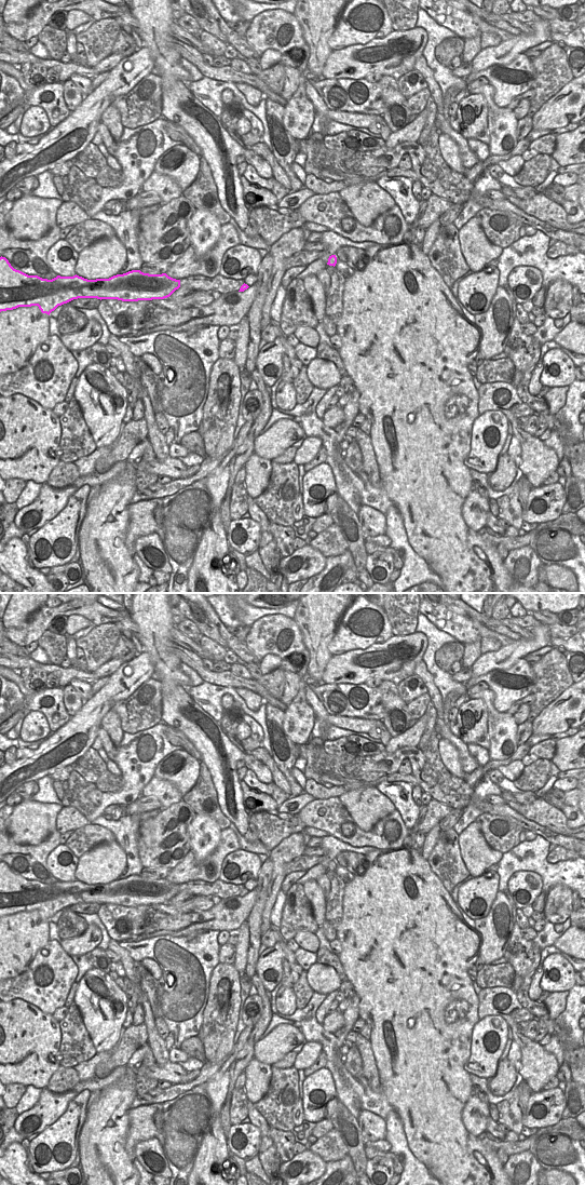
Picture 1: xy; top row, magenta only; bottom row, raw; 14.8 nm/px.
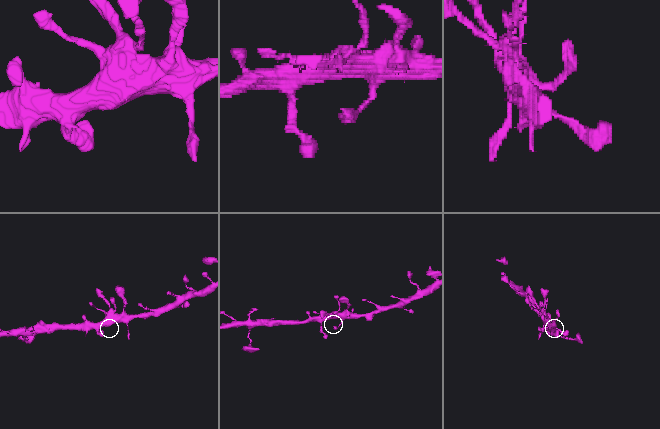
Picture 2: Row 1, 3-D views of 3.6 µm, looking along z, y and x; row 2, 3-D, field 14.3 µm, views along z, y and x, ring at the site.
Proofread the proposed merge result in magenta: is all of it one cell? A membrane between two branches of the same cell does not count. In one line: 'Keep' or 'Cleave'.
Keep.

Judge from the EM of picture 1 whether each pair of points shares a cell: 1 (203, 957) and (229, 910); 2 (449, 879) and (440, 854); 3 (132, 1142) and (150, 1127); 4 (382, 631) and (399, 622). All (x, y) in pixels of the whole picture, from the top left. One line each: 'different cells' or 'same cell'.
1: different cells
2: same cell
3: same cell
4: different cells

